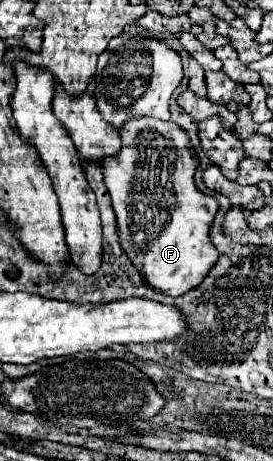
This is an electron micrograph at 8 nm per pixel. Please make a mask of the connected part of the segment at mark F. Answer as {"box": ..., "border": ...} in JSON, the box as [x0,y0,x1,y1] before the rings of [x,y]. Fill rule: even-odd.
{"box":[102,118,218,296],"border":[[[154,118],[130,120],[130,124],[122,128],[120,138],[122,150],[118,156],[112,156],[102,164],[104,182],[112,196],[112,208],[116,212],[120,246],[136,270],[144,276],[148,286],[160,290],[166,296],[182,296],[200,286],[218,260],[218,252],[208,236],[212,220],[218,212],[218,200],[202,194],[196,188],[194,172],[198,168],[198,158],[190,148],[188,134],[178,124]]]}

